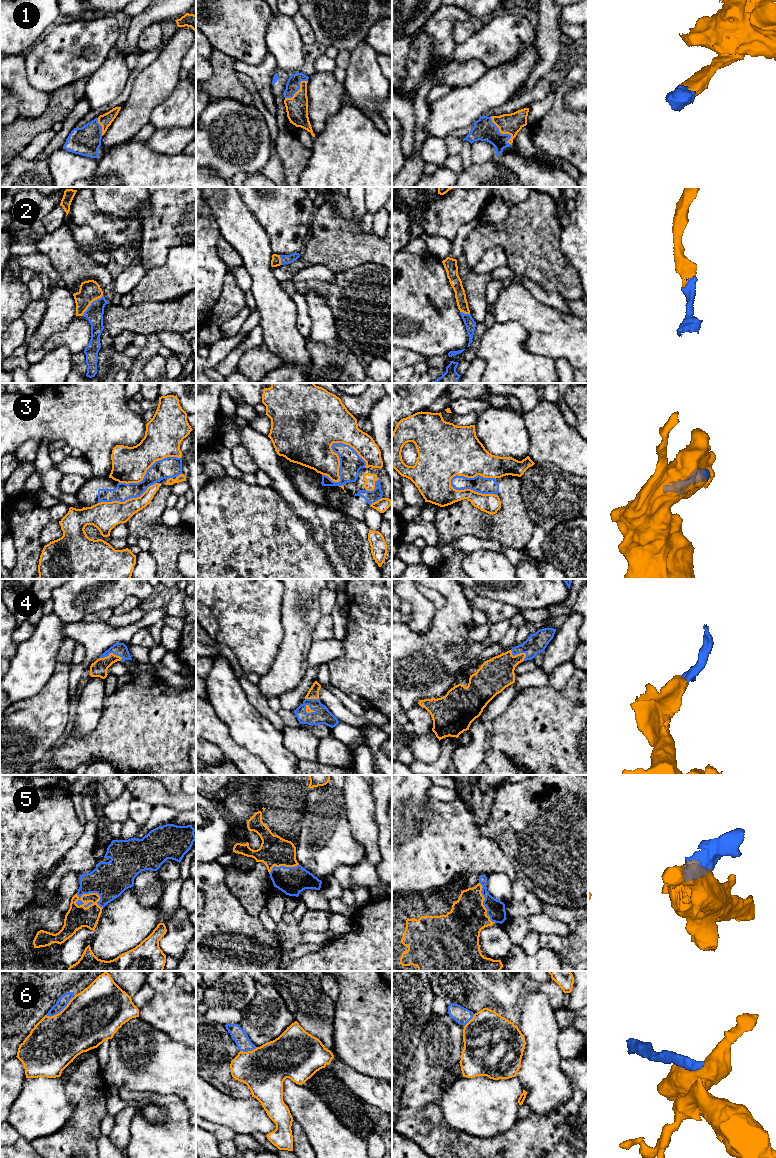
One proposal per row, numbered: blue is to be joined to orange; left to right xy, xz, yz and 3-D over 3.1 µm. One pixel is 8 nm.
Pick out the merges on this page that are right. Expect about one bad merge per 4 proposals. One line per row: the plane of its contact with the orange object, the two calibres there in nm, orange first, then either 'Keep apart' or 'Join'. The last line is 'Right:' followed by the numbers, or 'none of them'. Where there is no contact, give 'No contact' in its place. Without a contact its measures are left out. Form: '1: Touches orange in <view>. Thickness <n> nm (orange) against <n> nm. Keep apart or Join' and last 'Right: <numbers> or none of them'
1: Touches orange in yz. Thickness 170 nm (orange) against 180 nm. Join
2: Touches orange in xy. Thickness 170 nm (orange) against 140 nm. Join
3: Touches orange in yz. Thickness 300 nm (orange) against 130 nm. Keep apart
4: Touches orange in xy. Thickness 130 nm (orange) against 110 nm. Join
5: Touches orange in xy. Thickness 180 nm (orange) against 300 nm. Join
6: Touches orange in xy. Thickness 440 nm (orange) against 80 nm. Keep apart
Right: 1, 2, 4, 5

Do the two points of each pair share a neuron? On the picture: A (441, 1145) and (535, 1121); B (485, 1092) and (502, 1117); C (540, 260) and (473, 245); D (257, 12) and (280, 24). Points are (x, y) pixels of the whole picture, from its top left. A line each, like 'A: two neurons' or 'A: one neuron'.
A: one neuron
B: one neuron
C: one neuron
D: two neurons

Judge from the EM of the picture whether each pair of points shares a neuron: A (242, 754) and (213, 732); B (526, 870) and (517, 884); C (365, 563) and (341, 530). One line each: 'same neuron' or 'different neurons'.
A: same neuron
B: different neurons
C: same neuron

